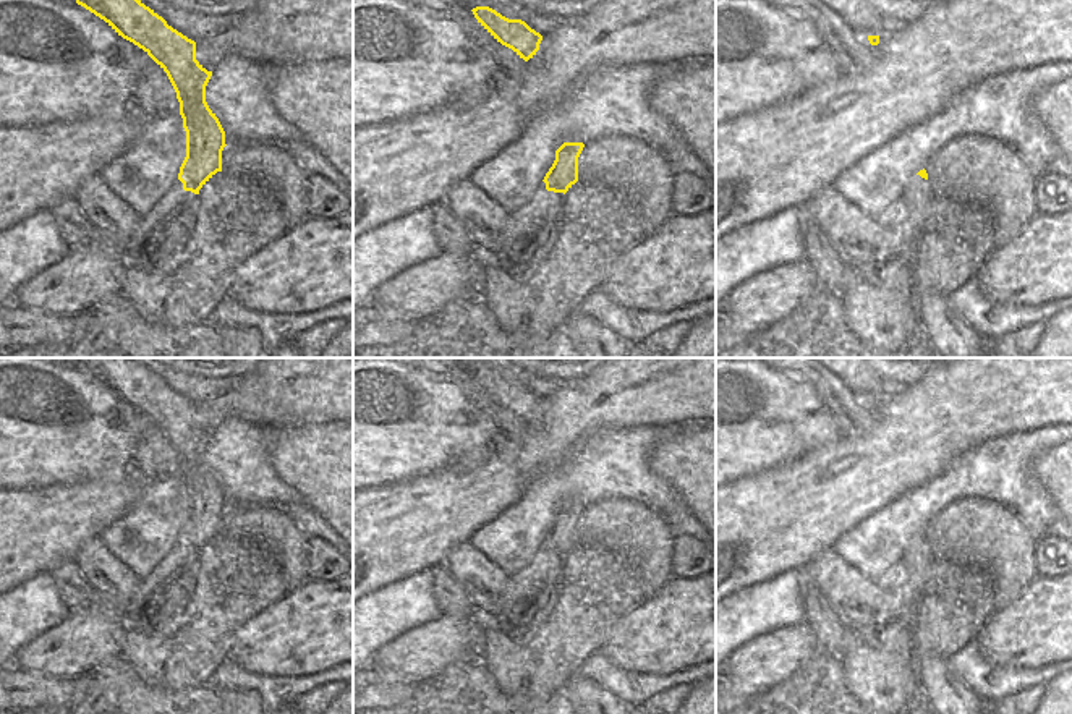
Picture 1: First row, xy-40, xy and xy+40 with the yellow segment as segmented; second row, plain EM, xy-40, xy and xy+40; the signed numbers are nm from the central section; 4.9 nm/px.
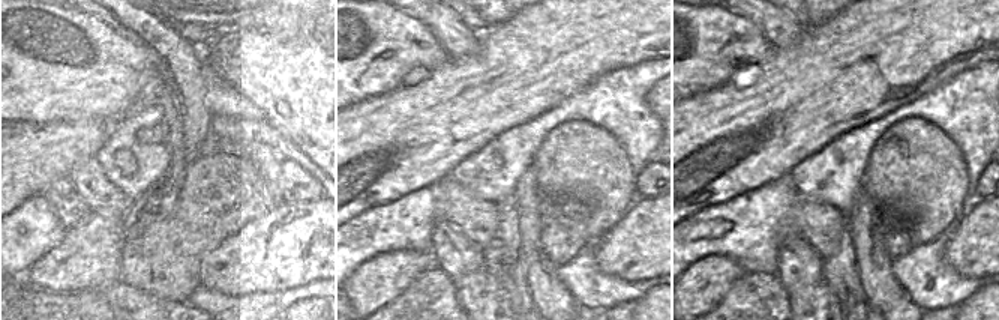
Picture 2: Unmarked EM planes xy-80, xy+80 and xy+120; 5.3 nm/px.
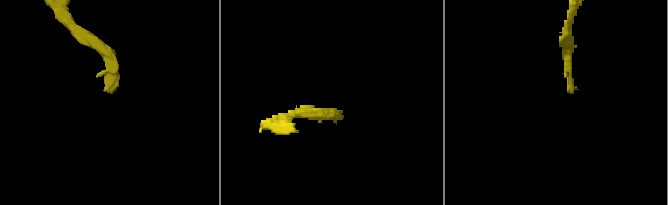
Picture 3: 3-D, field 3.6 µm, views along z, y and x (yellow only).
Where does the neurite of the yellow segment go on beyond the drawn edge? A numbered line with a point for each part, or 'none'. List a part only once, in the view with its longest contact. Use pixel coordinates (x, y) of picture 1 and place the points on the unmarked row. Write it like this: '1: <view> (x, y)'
1: xy+40 (917, 556)

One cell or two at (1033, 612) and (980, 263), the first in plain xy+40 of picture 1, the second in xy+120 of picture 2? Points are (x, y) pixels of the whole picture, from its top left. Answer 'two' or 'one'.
one

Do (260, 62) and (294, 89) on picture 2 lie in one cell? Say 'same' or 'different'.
same

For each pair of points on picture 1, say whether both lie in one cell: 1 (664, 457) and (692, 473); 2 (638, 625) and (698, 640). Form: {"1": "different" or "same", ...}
{"1": "same", "2": "same"}

